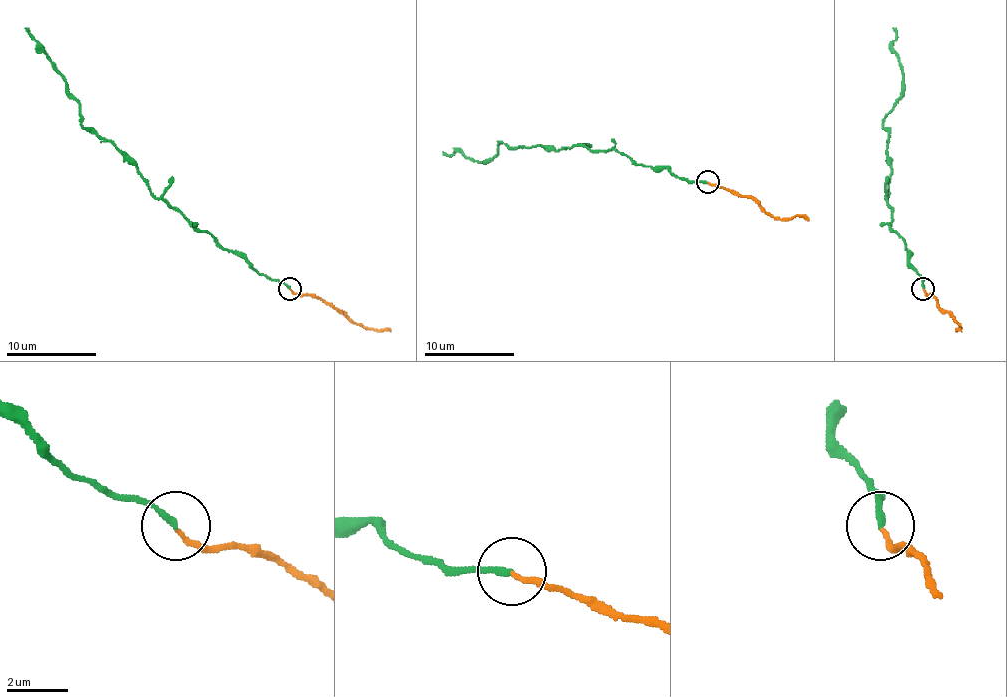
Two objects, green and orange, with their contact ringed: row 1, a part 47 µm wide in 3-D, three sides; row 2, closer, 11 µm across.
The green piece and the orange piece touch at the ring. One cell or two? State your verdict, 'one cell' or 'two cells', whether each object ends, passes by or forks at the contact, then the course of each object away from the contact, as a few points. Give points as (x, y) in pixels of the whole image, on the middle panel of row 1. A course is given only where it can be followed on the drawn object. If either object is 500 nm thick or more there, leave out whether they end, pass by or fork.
one cell; green ends; orange ends; course green (708, 181), (686, 181), (665, 168), (638, 165), (627, 154), (577, 145), (500, 143), (489, 161), (443, 152); course orange (708, 181), (749, 195), (774, 217), (785, 220), (796, 215), (808, 220)

